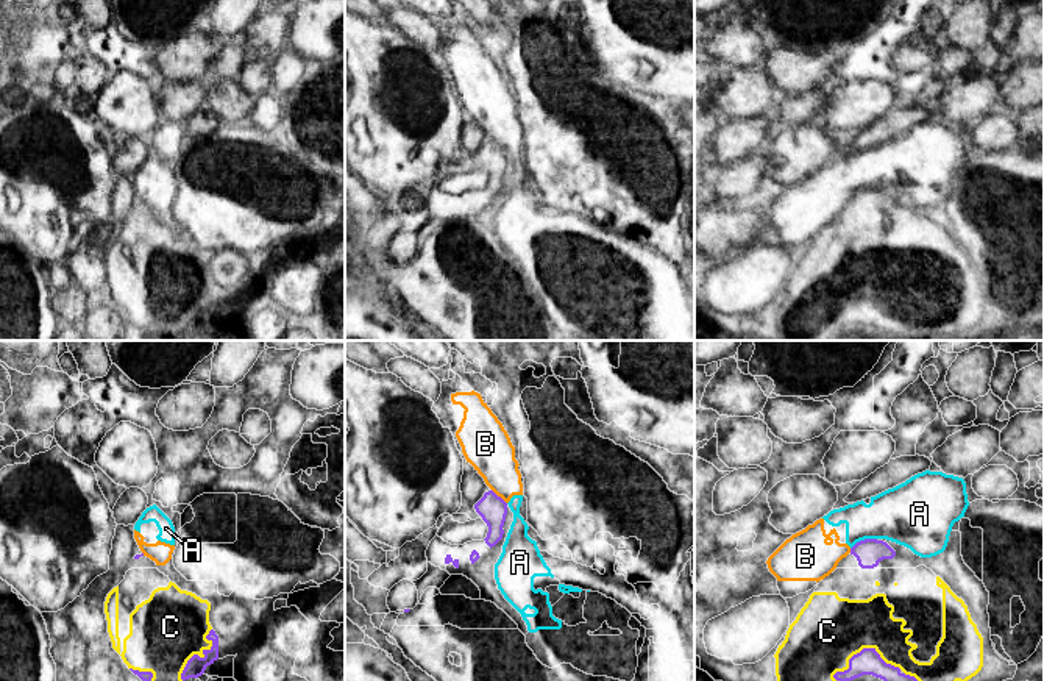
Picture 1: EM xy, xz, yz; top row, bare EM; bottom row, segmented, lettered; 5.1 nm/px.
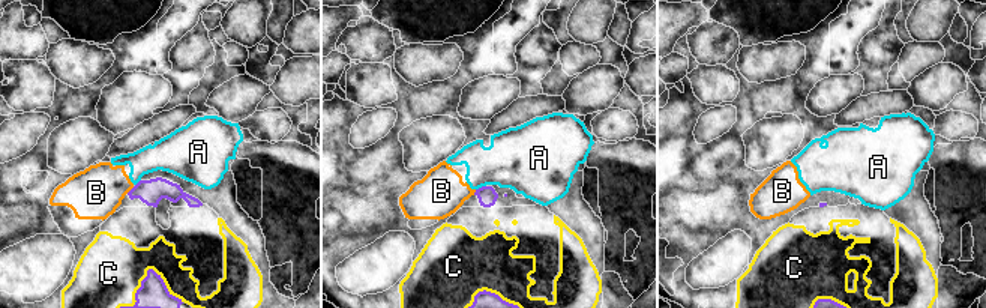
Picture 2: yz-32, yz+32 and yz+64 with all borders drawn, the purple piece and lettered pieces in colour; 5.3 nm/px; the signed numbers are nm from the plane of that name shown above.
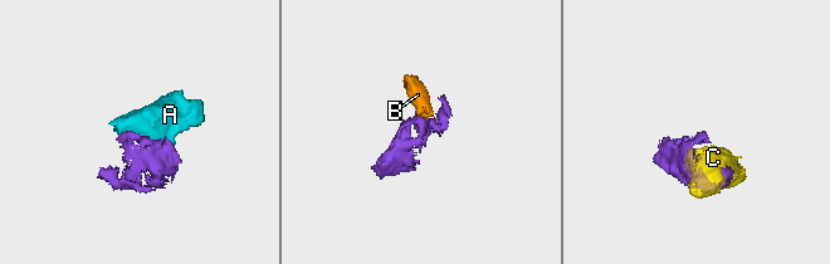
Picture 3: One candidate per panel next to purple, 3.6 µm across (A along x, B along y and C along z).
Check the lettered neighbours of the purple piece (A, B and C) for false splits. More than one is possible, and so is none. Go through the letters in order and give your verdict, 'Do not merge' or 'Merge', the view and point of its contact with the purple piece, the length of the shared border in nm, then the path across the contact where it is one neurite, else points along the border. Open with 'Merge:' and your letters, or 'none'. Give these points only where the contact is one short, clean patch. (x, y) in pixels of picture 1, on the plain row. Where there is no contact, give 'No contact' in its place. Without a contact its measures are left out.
Merge: C
A: Do not merge. Touches purple at yz (863, 191). Shared border 150 nm. Boundary: yz (876, 188), (859, 191), (851, 199)
B: Do not merge. Touches purple at xz (500, 147). Shared border 110 nm. Boundary: xz (492, 139), (506, 153)
C: Merge. Touches purple at yz (863, 299). Shared border 360 nm

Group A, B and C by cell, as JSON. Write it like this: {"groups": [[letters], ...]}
{"groups": [["A", "B"], ["C"]]}

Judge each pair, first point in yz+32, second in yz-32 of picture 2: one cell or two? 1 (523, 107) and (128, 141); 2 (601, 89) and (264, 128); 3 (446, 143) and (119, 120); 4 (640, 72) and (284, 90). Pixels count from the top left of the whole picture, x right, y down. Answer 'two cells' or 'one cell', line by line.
1: one cell
2: two cells
3: two cells
4: one cell

